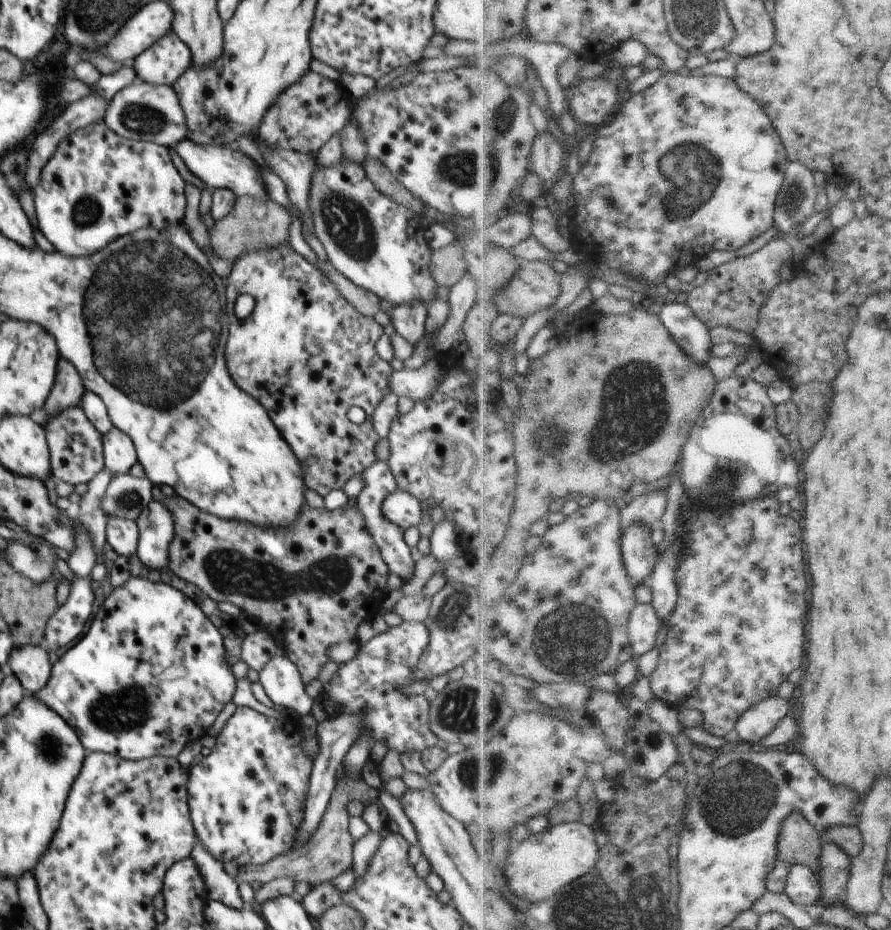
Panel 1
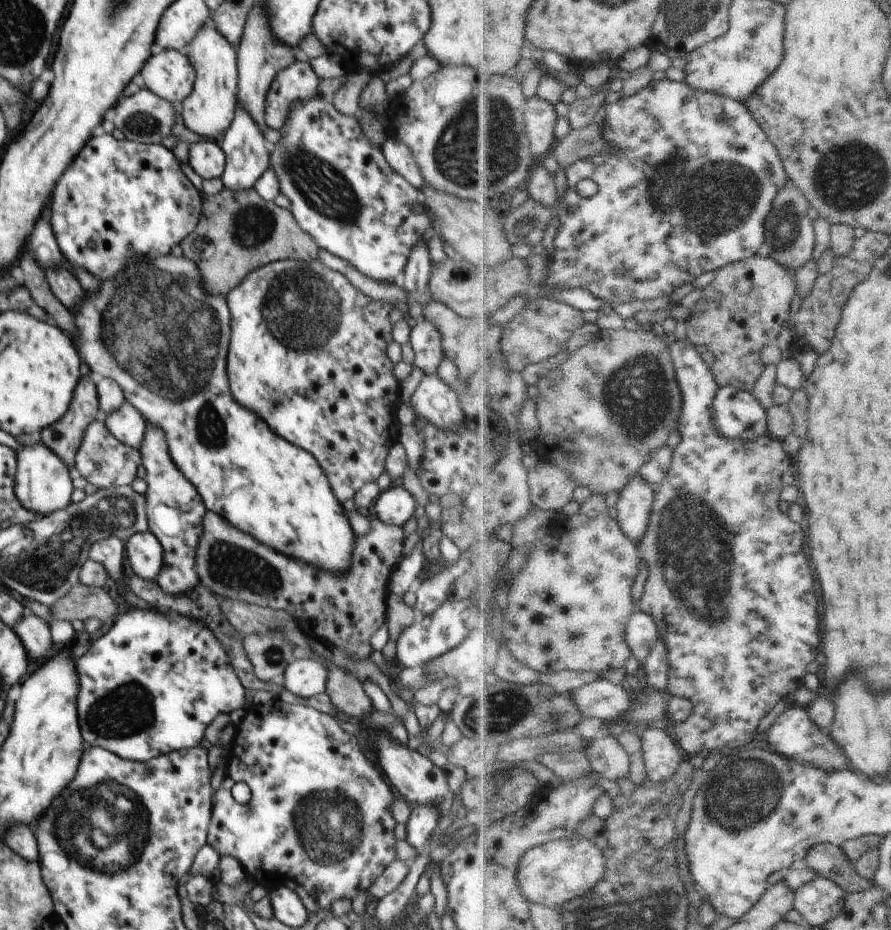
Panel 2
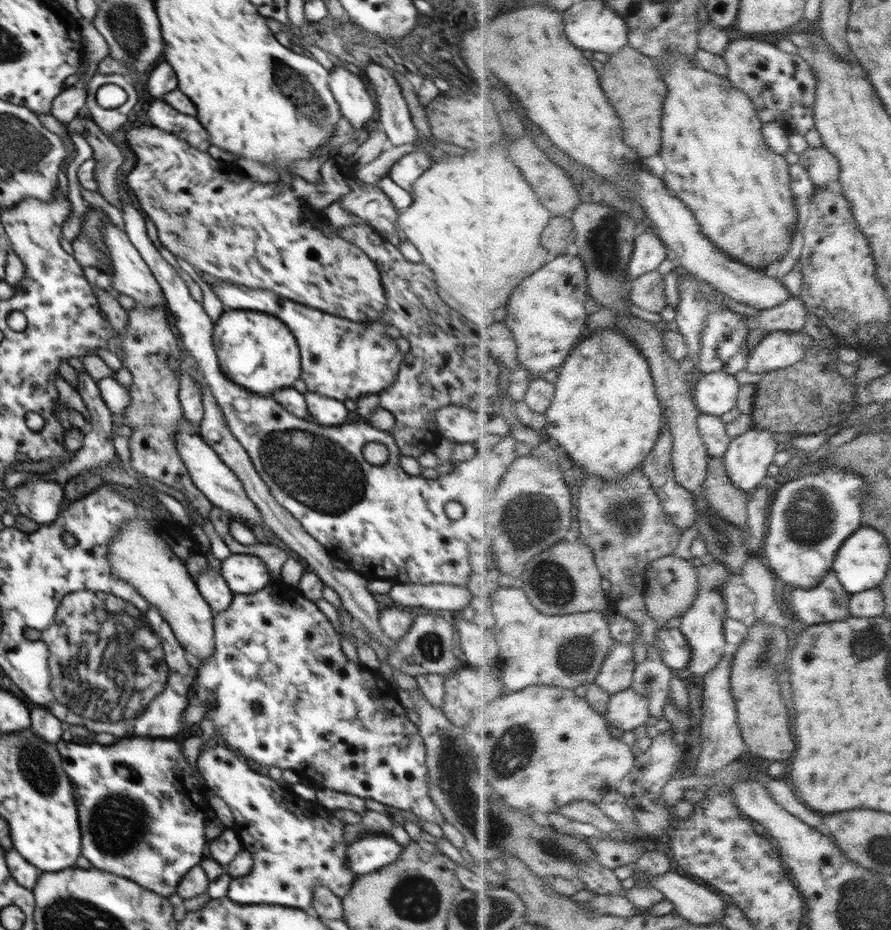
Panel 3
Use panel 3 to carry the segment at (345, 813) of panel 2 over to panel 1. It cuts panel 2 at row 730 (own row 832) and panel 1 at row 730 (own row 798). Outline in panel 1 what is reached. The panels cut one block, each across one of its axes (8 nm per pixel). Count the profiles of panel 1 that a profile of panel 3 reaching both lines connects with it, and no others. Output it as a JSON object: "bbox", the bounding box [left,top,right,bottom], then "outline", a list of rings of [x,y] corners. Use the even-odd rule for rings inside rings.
{"bbox":[187,707,314,867],"outline":[[[236,707],[236,711],[230,717],[221,734],[216,737],[216,745],[212,753],[207,757],[200,757],[188,770],[189,781],[187,782],[187,793],[189,794],[189,811],[191,821],[196,834],[196,839],[216,860],[226,864],[226,862],[236,862],[239,867],[246,865],[264,865],[273,858],[284,853],[289,853],[296,849],[297,837],[301,830],[301,824],[305,813],[306,797],[309,796],[310,775],[313,769],[314,758],[307,756],[302,751],[302,724],[300,716],[295,717],[289,713],[284,713],[281,717],[266,717],[264,714],[250,707]]]}

